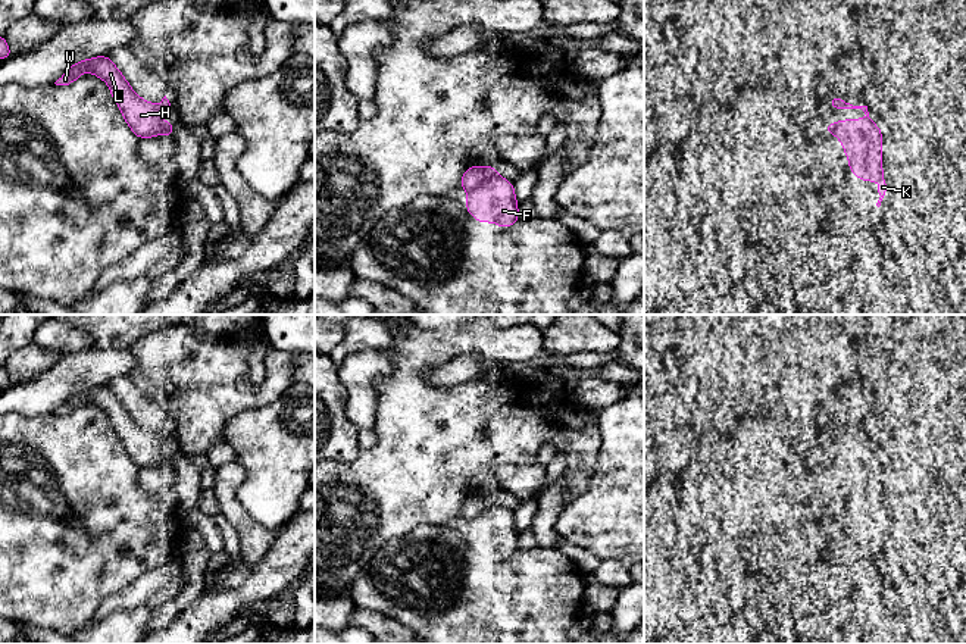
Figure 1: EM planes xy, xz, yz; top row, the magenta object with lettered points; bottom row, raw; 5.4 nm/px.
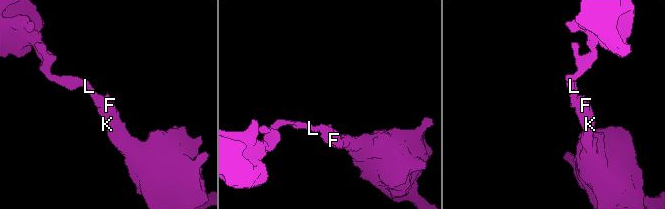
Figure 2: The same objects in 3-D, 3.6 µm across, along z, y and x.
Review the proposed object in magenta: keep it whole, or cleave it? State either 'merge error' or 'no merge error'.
merge error

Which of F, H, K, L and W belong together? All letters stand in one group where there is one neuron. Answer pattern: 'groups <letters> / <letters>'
groups F K / H L W

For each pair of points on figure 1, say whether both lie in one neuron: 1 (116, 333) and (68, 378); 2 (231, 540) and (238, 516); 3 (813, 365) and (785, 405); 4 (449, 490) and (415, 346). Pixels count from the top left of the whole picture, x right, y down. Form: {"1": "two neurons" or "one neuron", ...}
{"1": "two neurons", "2": "two neurons", "3": "one neuron", "4": "one neuron"}

